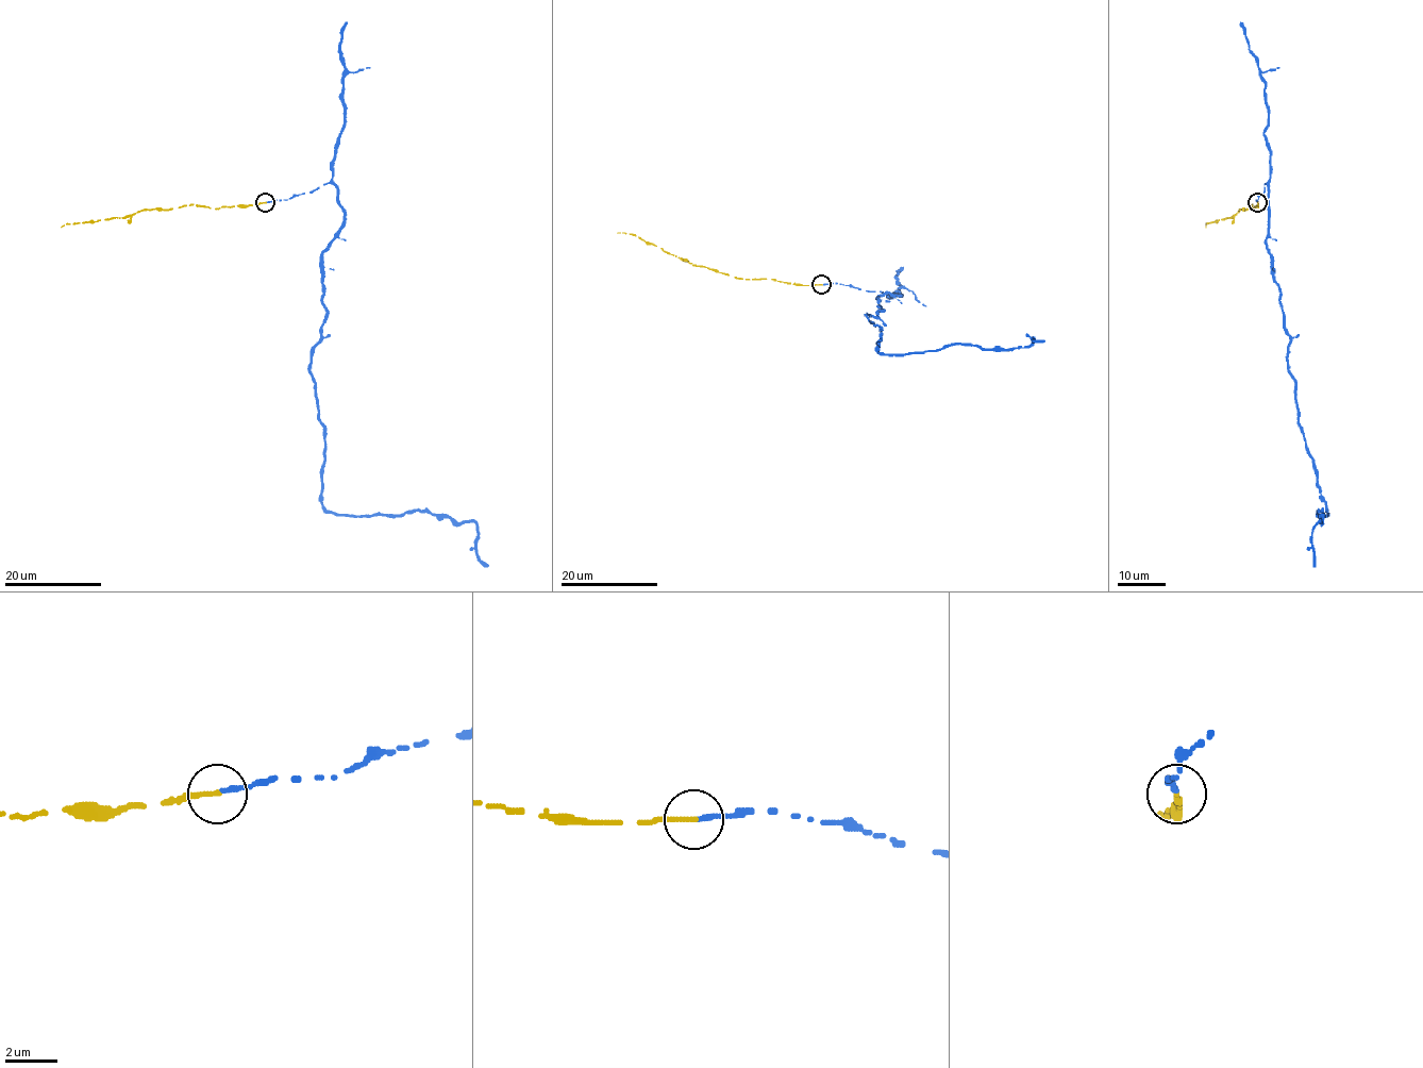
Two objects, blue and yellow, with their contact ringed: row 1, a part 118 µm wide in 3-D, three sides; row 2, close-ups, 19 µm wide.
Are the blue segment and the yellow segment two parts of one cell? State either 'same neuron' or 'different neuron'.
same neuron

